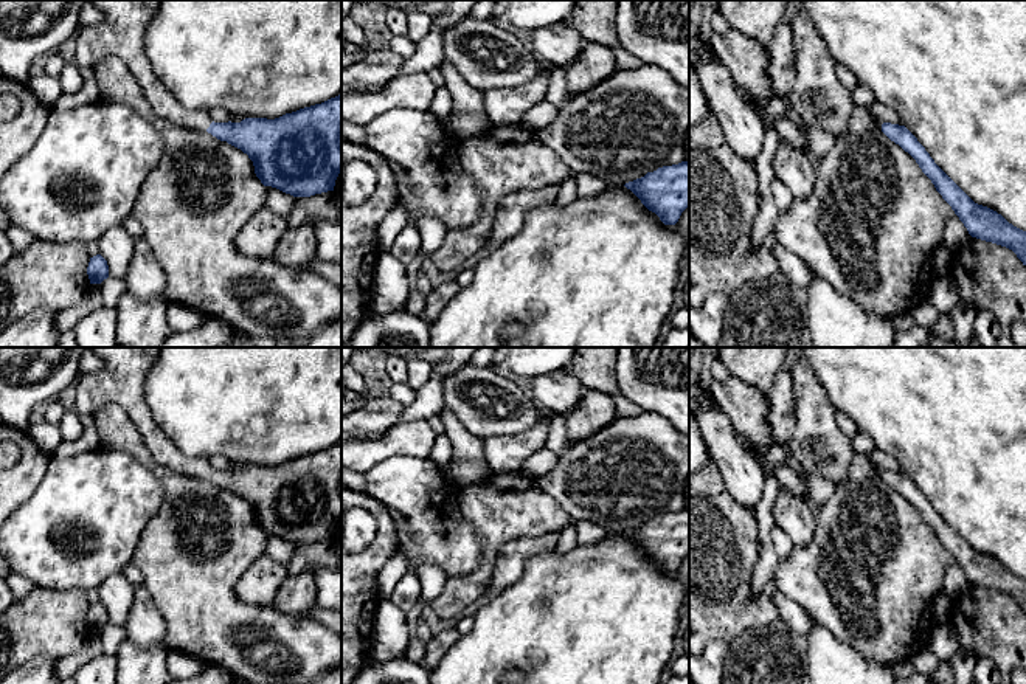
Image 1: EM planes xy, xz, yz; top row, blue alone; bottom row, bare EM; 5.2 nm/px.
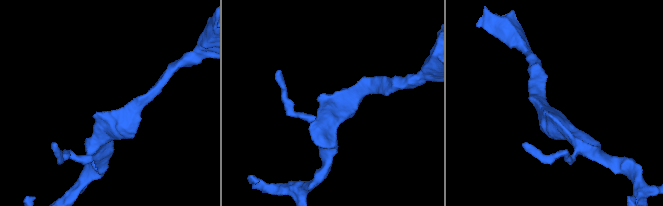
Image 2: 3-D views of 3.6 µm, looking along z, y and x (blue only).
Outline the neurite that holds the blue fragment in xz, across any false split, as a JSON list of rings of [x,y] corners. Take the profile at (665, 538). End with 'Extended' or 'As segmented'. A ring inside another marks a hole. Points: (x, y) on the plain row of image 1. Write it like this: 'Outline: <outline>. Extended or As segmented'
Outline: [[[689,509],[658,515],[624,534],[664,572],[675,572],[689,554]]]. As segmented

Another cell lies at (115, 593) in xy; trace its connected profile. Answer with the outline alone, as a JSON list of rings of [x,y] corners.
[[[123,572],[109,575],[98,588],[99,602],[107,608],[109,624],[124,628],[133,603],[133,586]]]

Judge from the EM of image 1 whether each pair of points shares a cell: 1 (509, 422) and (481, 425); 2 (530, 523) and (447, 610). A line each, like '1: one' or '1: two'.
1: one
2: one

